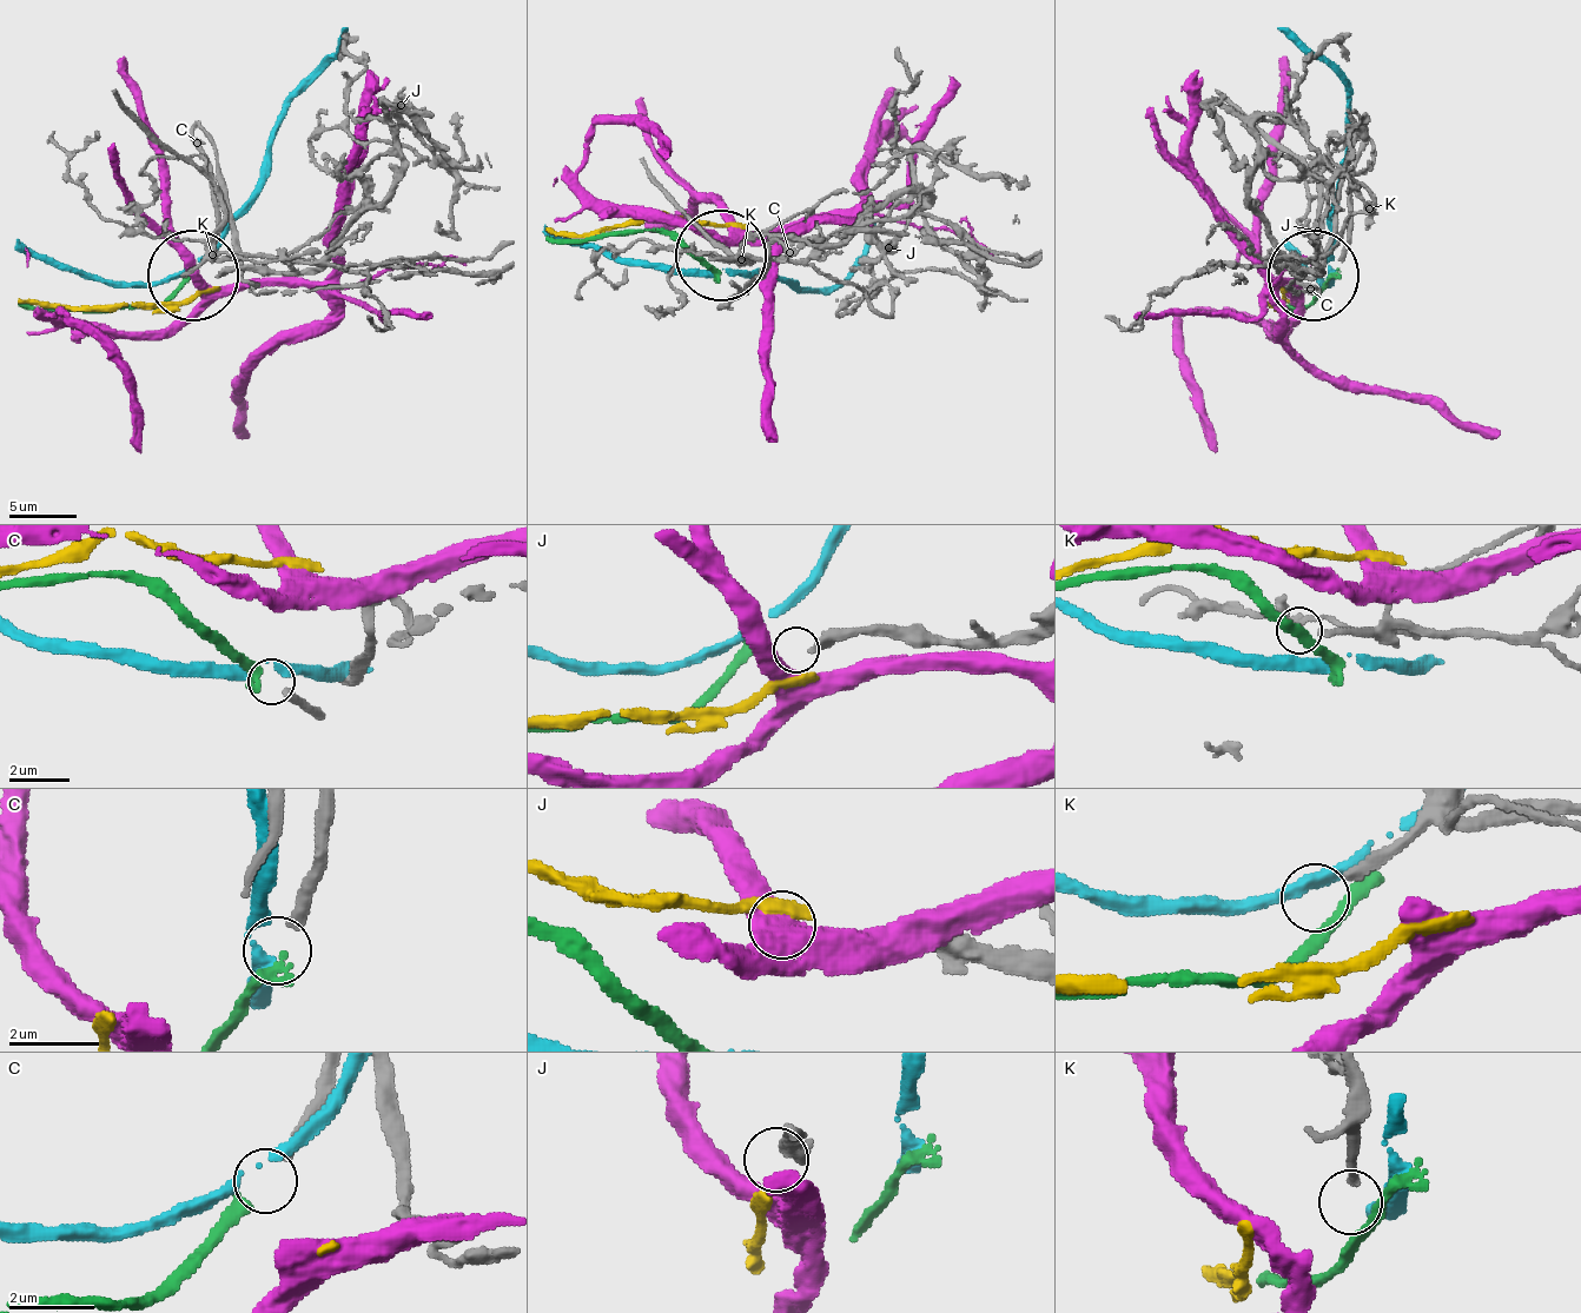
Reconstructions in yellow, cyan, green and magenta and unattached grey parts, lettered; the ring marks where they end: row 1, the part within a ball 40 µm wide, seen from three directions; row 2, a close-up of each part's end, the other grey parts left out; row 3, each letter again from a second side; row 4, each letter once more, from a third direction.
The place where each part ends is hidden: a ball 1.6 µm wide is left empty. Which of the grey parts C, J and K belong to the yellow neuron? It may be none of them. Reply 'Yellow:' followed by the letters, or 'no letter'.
Yellow: no letter

